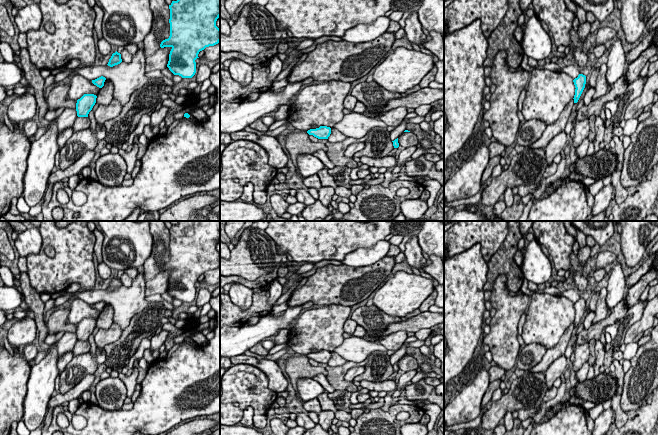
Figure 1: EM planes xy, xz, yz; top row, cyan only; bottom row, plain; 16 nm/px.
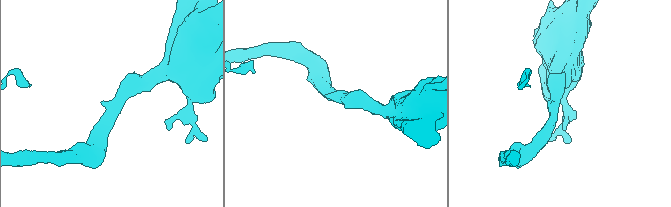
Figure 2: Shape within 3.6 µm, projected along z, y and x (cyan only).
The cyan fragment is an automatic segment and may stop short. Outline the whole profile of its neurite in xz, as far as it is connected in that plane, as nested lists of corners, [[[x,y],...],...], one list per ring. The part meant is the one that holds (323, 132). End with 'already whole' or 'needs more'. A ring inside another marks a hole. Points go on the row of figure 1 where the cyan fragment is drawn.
[[[320,126],[319,128],[308,130],[307,133],[318,139],[328,139],[331,134],[331,128],[327,126]]]; already whole

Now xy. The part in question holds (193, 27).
[[[177,0],[170,9],[170,36],[160,47],[171,47],[167,67],[174,75],[192,78],[196,73],[196,62],[200,51],[220,42],[220,29],[216,21],[220,17],[220,0]]]; already whole

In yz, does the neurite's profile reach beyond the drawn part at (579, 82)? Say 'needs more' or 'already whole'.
already whole

